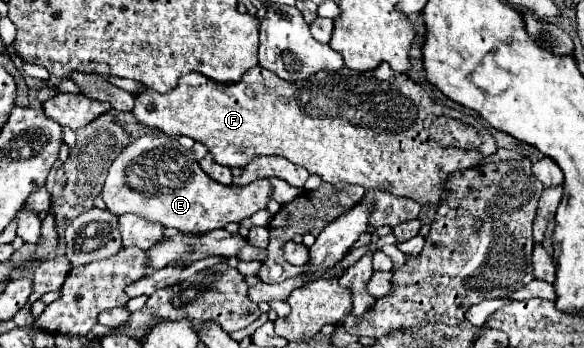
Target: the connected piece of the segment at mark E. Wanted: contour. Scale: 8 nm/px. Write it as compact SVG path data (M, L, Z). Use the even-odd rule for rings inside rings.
M144 135L130 143L110 165L102 199L114 215L134 213L164 227L174 227L184 233L222 229L226 223L240 223L266 207L272 195L268 179L258 179L250 185L222 185L208 177L192 153L184 149L176 137Z

